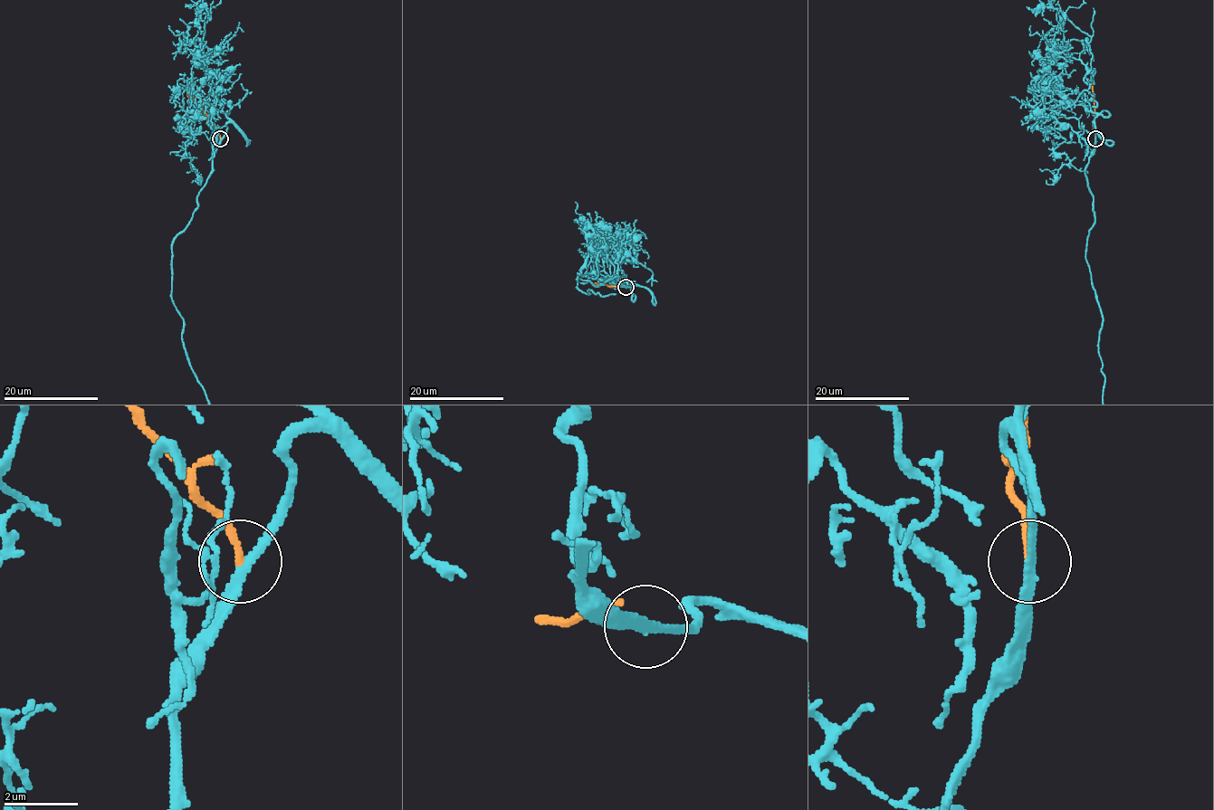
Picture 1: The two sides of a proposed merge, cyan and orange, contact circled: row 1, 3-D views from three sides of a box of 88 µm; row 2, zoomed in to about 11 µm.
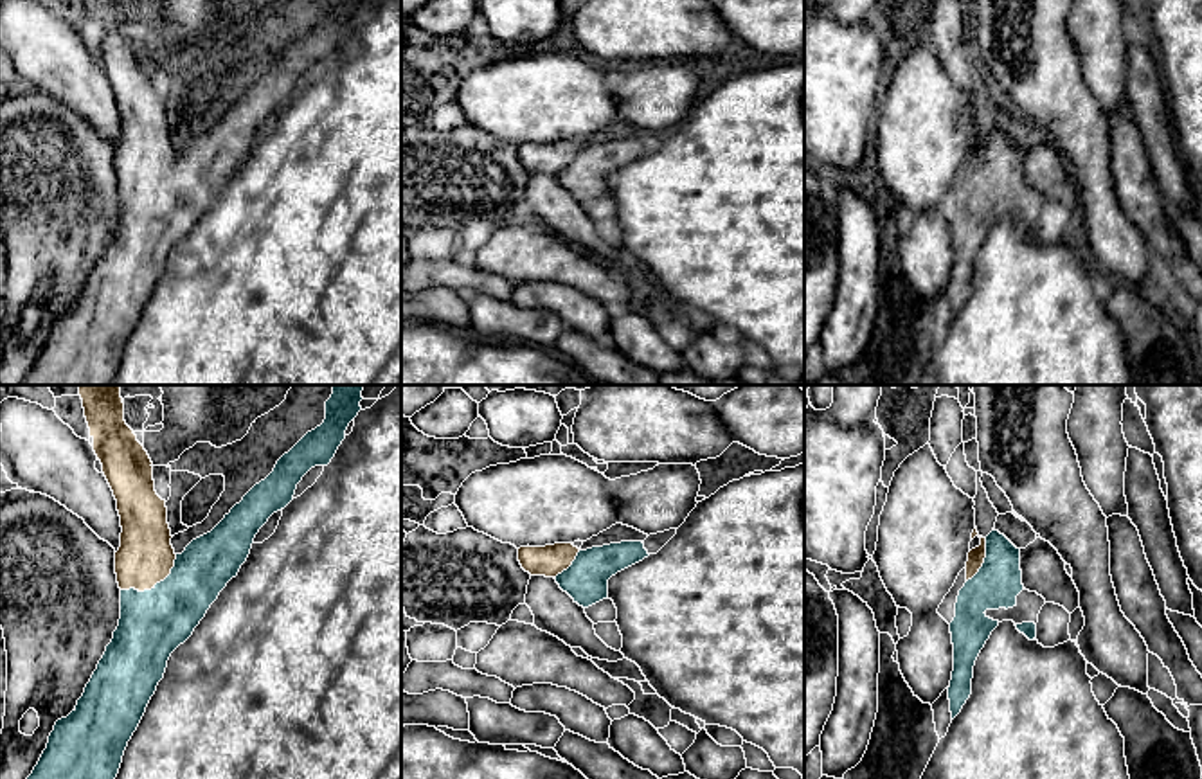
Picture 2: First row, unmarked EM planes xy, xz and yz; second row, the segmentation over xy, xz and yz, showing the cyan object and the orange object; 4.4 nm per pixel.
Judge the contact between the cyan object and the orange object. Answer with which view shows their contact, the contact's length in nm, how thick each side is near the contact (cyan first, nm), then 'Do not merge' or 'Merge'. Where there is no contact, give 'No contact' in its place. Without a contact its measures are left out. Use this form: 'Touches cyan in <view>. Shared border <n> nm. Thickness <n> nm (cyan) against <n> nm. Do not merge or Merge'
Touches cyan in xy. Shared border 300 nm. Thickness 300 nm (cyan) against 260 nm. Merge

